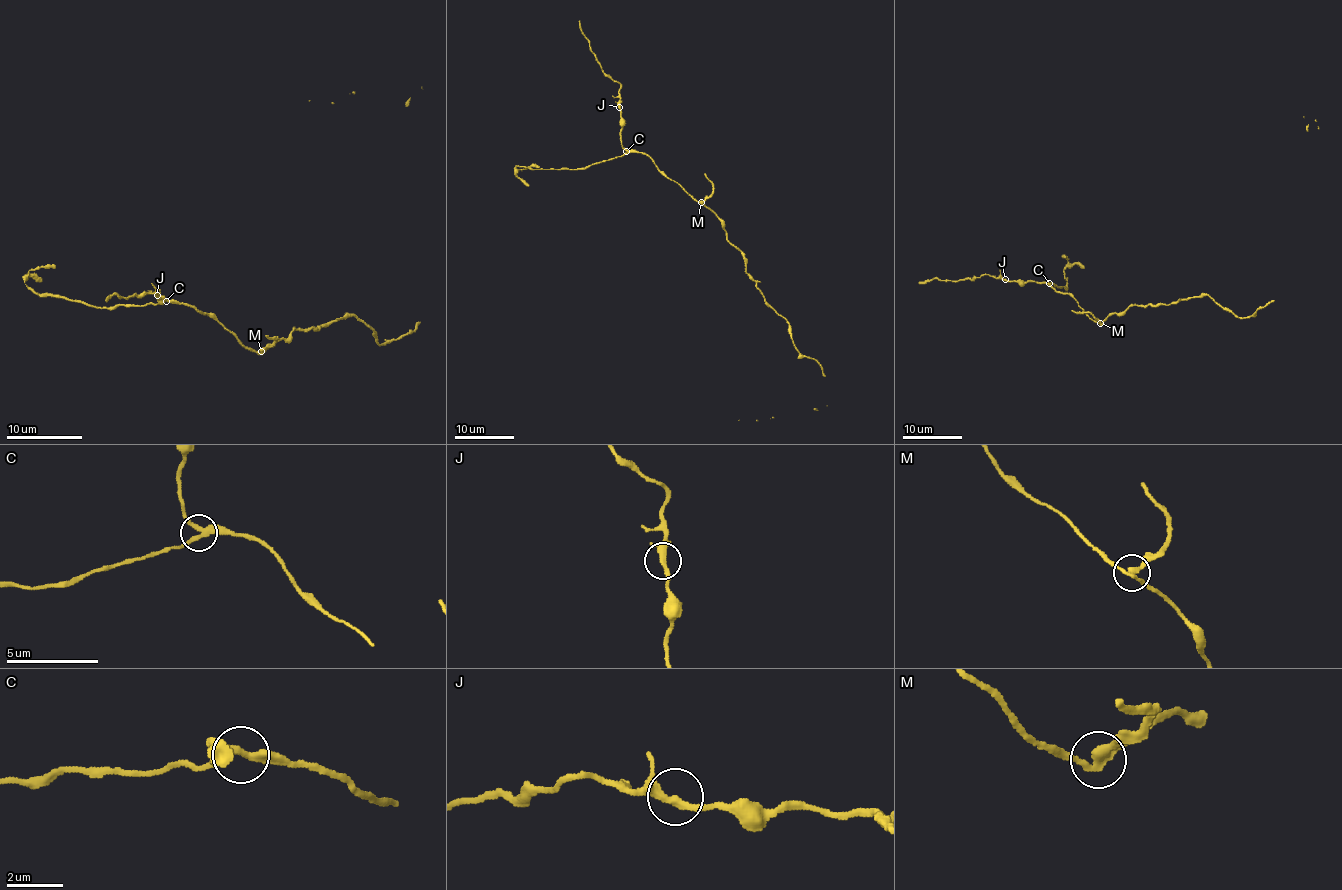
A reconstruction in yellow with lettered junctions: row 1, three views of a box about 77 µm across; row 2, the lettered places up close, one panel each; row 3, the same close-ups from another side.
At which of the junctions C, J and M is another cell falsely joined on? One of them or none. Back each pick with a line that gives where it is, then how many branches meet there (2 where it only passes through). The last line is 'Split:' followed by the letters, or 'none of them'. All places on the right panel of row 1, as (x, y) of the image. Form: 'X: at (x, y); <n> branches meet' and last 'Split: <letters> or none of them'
M: at (1100, 323); 3 branches meet
Split: M

